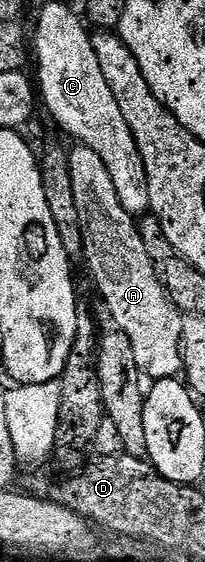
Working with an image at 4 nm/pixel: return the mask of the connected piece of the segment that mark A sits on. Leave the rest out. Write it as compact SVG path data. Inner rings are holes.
M76 145L68 151L70 180L73 182L74 202L77 205L84 238L84 258L86 268L92 274L104 298L103 306L112 314L112 322L119 327L126 337L130 337L130 345L134 347L134 361L140 366L149 380L175 379L181 374L184 365L182 344L184 341L184 321L182 314L164 289L164 284L156 276L154 265L146 253L146 245L140 236L140 228L133 212L127 211L118 197L118 189L114 189L114 181L110 177L110 169L94 149Z

